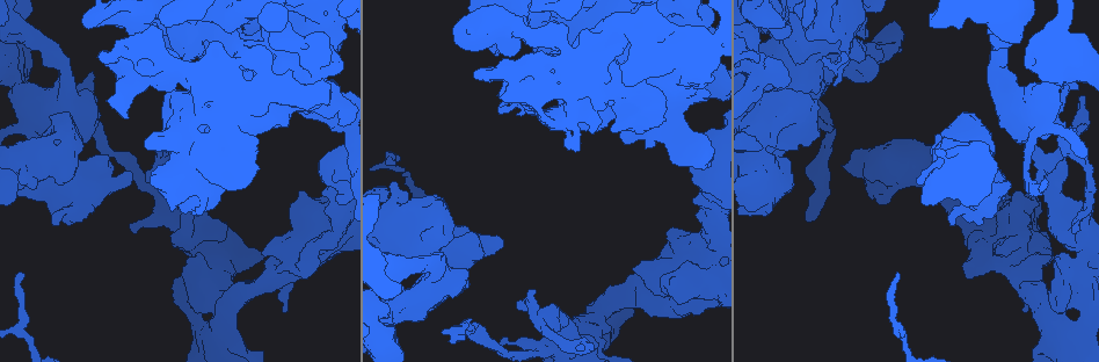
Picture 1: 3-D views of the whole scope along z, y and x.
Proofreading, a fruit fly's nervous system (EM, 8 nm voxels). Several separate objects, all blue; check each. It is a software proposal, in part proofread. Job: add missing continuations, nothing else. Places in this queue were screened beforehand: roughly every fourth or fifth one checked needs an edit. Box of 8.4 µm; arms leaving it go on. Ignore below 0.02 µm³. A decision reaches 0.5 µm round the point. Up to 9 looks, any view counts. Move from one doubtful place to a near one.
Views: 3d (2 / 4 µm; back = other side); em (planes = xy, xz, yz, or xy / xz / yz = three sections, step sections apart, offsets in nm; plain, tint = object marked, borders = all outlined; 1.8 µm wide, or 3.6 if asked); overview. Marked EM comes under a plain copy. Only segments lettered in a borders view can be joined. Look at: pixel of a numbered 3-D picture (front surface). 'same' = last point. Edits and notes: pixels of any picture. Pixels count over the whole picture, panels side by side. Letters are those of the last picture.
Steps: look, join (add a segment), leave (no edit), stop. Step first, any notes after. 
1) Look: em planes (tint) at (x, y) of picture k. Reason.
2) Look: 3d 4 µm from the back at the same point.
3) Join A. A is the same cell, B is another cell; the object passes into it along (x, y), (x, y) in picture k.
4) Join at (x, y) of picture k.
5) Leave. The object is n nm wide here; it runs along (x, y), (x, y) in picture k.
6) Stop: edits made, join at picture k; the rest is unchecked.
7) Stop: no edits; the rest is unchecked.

Look: em 3.6 µm xy step 4 (tint) at (794, 81) of picture 1. Closes a loop.

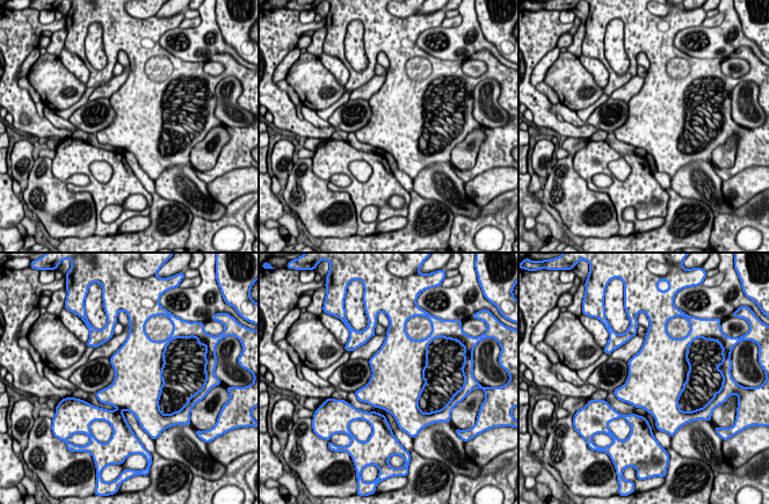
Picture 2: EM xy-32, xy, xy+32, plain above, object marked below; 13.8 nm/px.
Look: em 3.6 µm planes (borders) at the same point. Another direction.

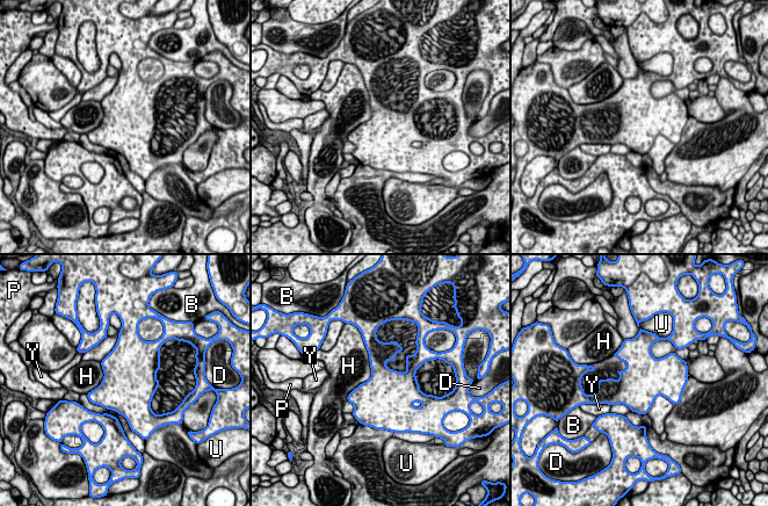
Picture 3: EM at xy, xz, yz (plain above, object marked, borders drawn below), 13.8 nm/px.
Leave. B, D, H, P, U and Y are other cells; a border runs along (367, 347), (370, 377), (346, 399) in picture 3; no lettered segment goes on from it.

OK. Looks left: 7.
Look: em 3.6 µm xy step 8 (borders) at (877, 67) of picture 1. Free end.

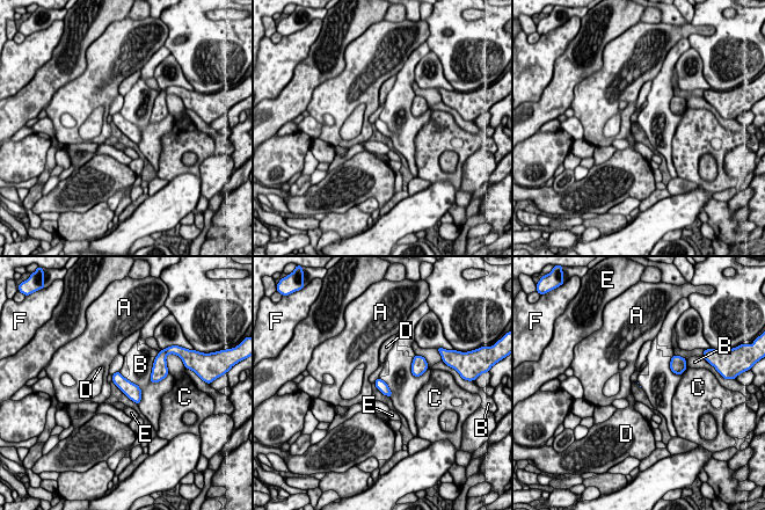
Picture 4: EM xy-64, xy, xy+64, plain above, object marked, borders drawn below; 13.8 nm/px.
Look: em 3.6 µm yz step 8 (borders) at the same point. Another direction.

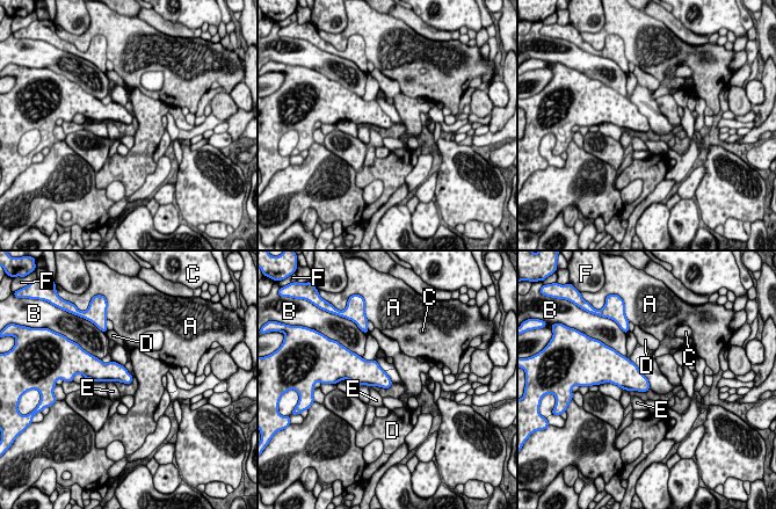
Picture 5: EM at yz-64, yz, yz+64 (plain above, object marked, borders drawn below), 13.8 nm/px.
Leave. A, B, C, D, E and F are other cells; no lettered segment goes on from it.

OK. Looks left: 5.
Look: 3d 2 µm at (897, 273) of picture 1. An open end.

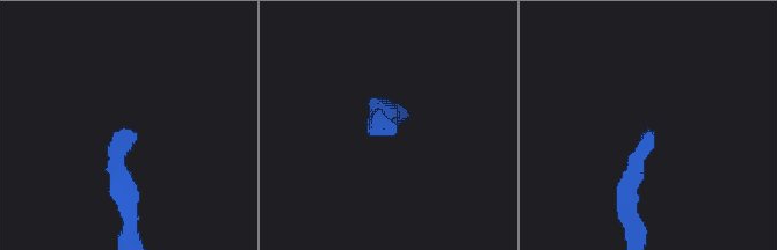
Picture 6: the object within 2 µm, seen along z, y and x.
Look: em xz step 4 (tint) at (133, 134) of picture 6. Shape alone is not enough.

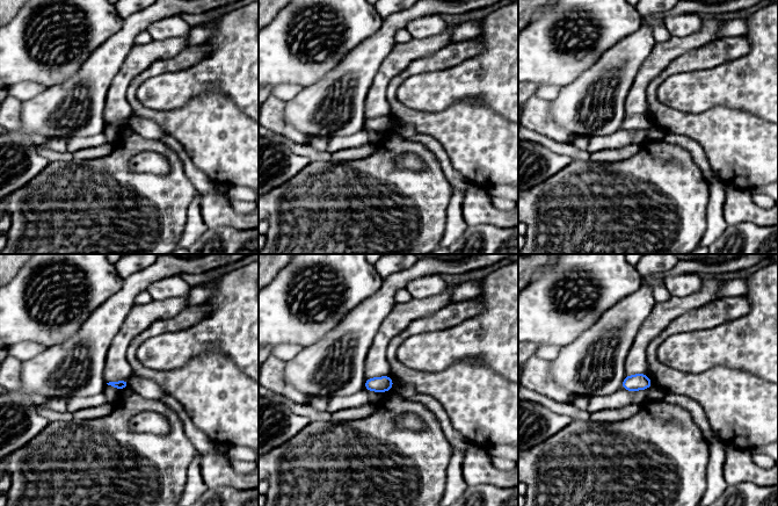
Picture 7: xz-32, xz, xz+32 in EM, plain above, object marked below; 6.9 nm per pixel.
Look: em planes (borders) at the same point.

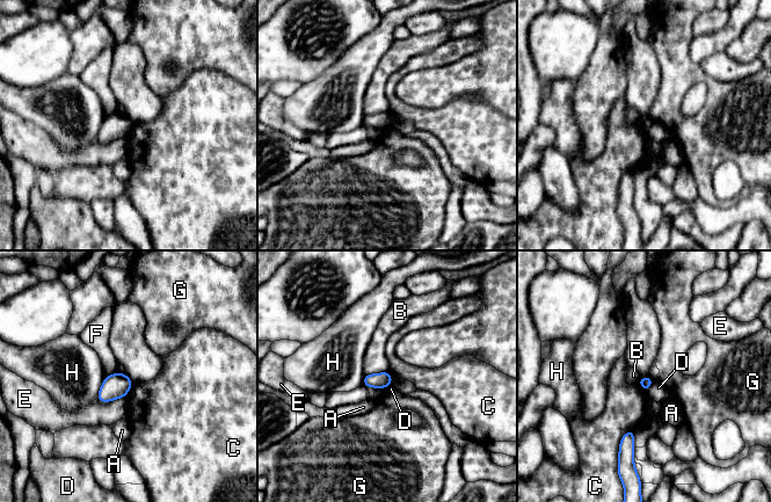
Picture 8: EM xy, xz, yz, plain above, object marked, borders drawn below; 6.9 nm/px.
Leave. A, B, C, D, E, F, G and H are other cells; a border runs along (391, 384), (376, 388) in picture 8; none of them fits.

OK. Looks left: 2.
Look: em planes (borders) at (54, 225) of picture 1. An open end.

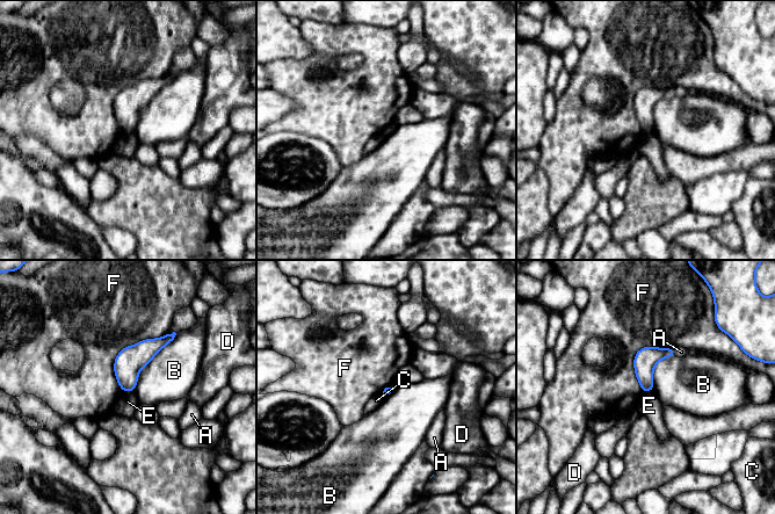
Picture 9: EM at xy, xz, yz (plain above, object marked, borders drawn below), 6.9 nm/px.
Leave. A, B, C, D, E and F are other cells; no lettered segment goes on from it.

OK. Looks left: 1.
Stop: no edits; the rest is unchecked.

